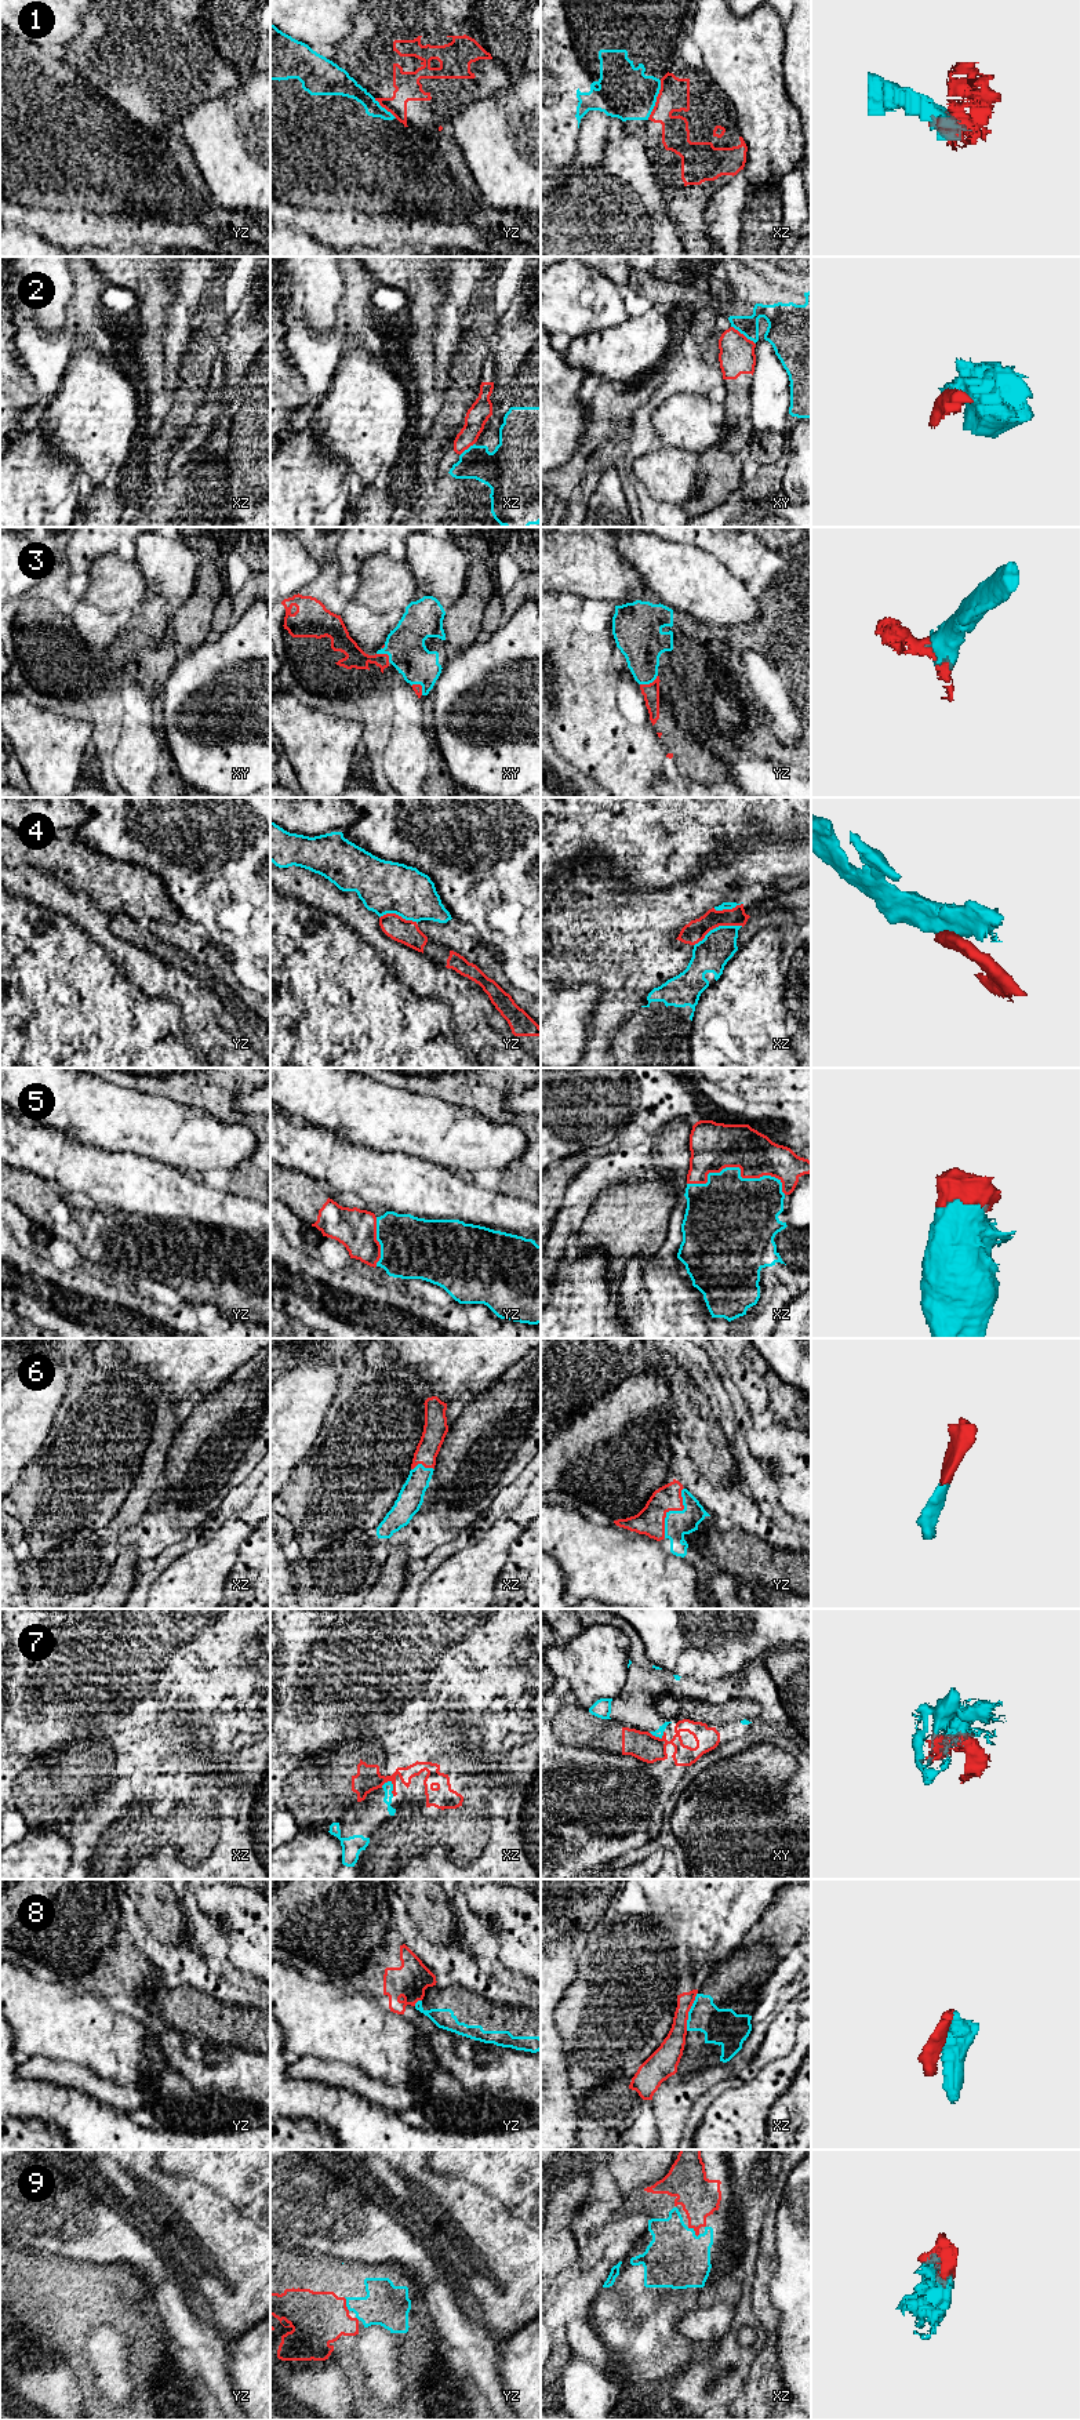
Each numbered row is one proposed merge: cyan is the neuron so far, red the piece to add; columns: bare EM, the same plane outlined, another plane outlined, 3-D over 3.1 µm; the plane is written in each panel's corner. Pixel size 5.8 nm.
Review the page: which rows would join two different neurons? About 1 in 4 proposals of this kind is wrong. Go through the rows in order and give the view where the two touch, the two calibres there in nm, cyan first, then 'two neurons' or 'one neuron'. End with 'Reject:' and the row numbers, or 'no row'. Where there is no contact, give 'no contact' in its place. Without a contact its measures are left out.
1: contact in xz; calibres 300 and 180 nm; two neurons
2: contact in xy; calibres 240 and 220 nm; two neurons
3: contact in yz; calibres 260 and 100 nm; one neuron
4: contact in xz; calibres 200 and 120 nm; two neurons
5: contact in xz; calibres 420 and 280 nm; one neuron
6: contact in yz; calibres 150 and 170 nm; one neuron
7: contact in xz; calibres 60 and 140 nm; two neurons
8: contact in xz; calibres 220 and 140 nm; two neurons
9: contact in xz; calibres 360 and 240 nm; one neuron
Reject: 1, 2, 4, 7, 8

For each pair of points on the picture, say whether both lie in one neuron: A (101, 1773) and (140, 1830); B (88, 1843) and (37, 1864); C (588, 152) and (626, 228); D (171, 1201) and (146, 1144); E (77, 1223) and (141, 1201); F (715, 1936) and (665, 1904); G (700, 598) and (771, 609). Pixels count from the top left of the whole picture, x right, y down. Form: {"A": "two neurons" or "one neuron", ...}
{"A": "two neurons", "B": "two neurons", "C": "two neurons", "D": "two neurons", "E": "two neurons", "F": "one neuron", "G": "two neurons"}

